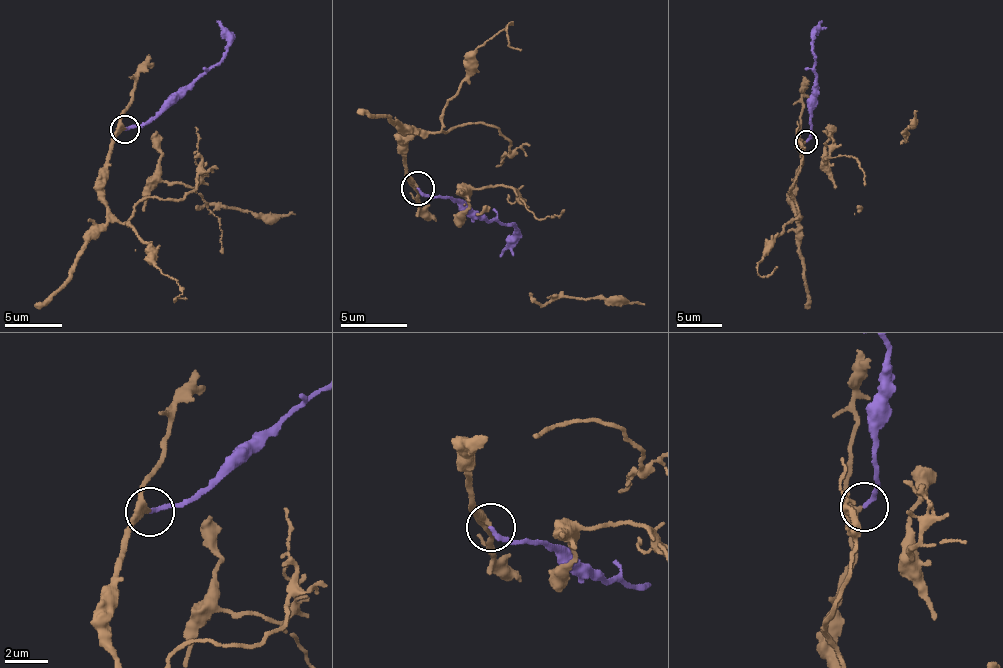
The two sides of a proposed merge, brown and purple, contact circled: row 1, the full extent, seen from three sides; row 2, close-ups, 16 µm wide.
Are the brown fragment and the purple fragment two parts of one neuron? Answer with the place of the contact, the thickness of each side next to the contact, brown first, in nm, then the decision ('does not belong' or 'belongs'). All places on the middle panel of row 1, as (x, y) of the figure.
at (418, 188); 280 nm thick on the brown side, 190 nm on the other; belongs

